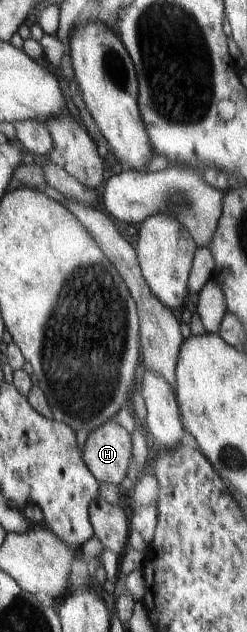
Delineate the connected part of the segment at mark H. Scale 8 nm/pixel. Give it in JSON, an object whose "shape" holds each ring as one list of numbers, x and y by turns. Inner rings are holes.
{"shape":[[114,418,87,436,82,460,99,483,118,486,127,476,131,459,131,435]]}

